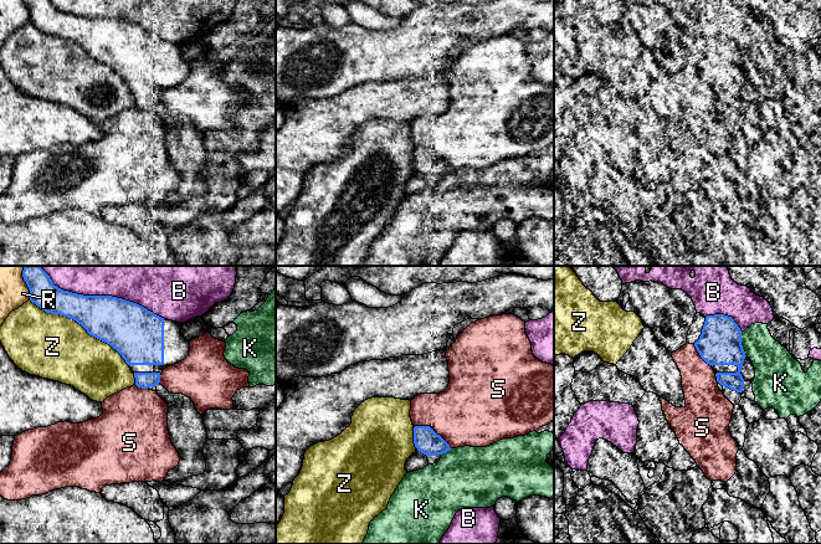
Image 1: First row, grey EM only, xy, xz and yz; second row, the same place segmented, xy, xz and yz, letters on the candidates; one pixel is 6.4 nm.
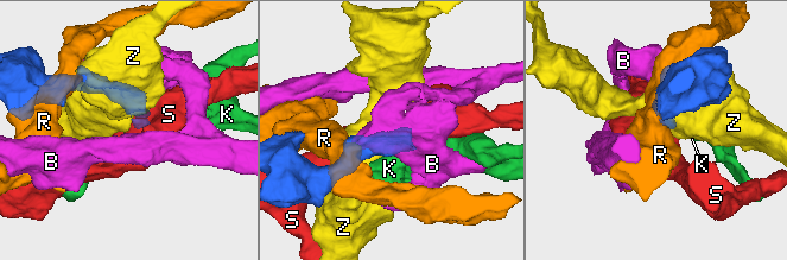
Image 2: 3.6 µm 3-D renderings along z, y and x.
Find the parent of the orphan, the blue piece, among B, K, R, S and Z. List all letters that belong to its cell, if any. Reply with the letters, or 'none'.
none

